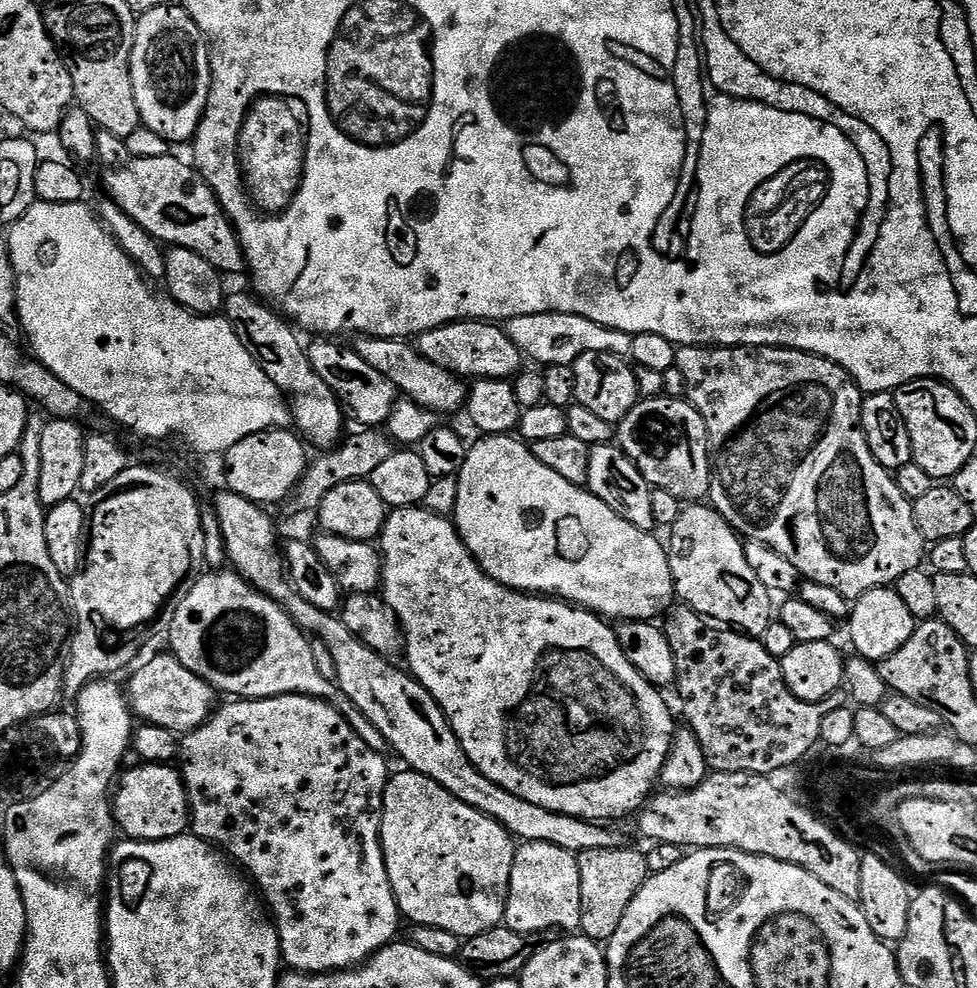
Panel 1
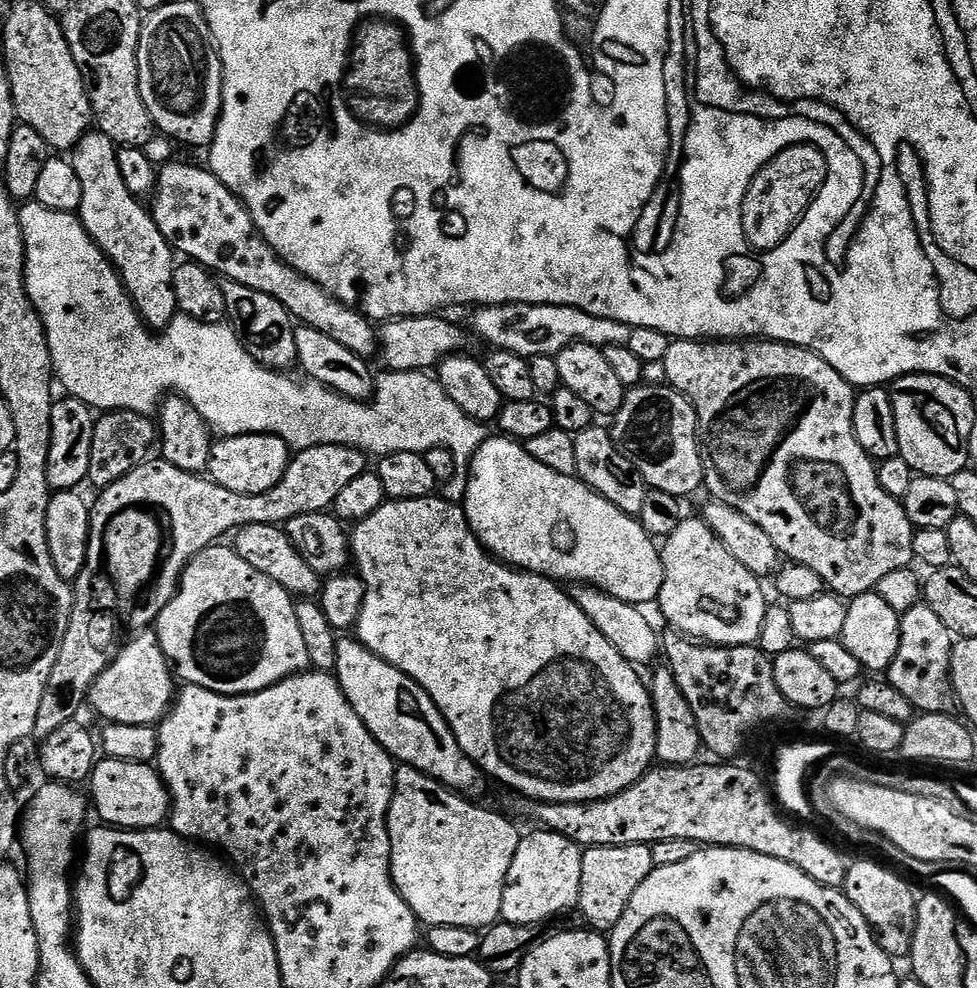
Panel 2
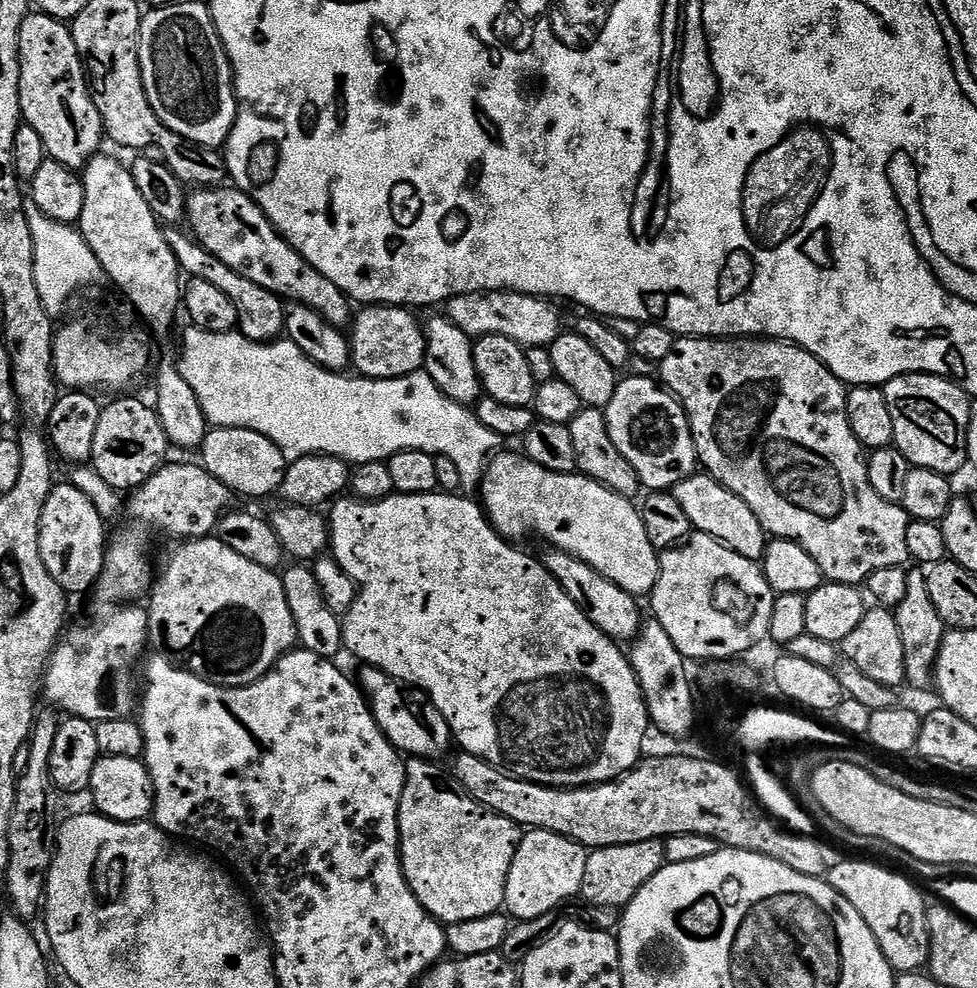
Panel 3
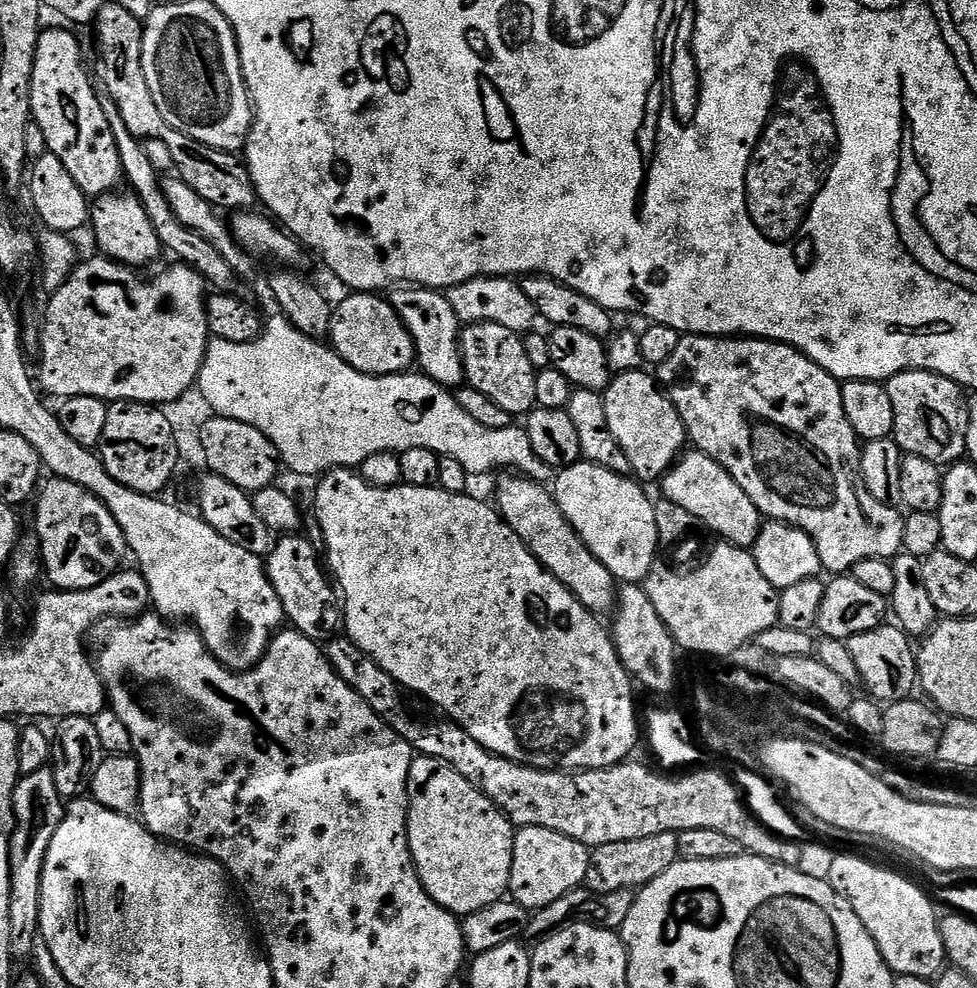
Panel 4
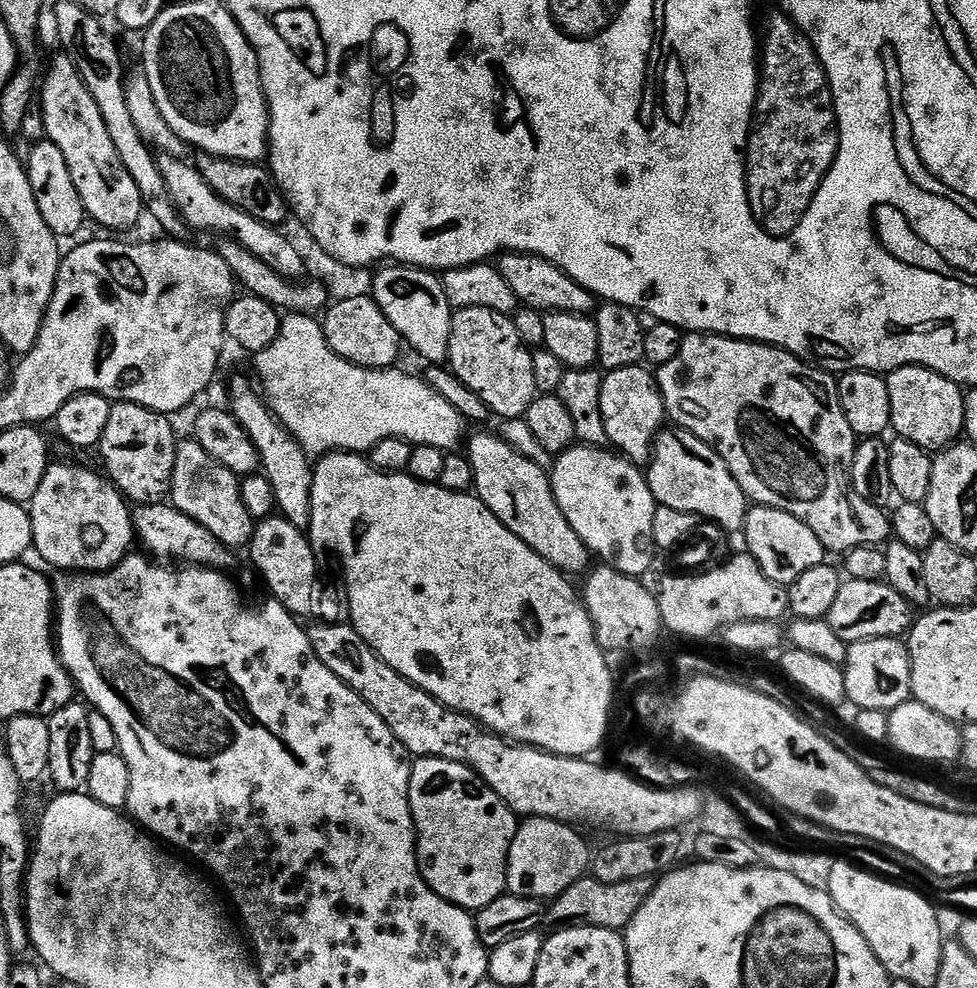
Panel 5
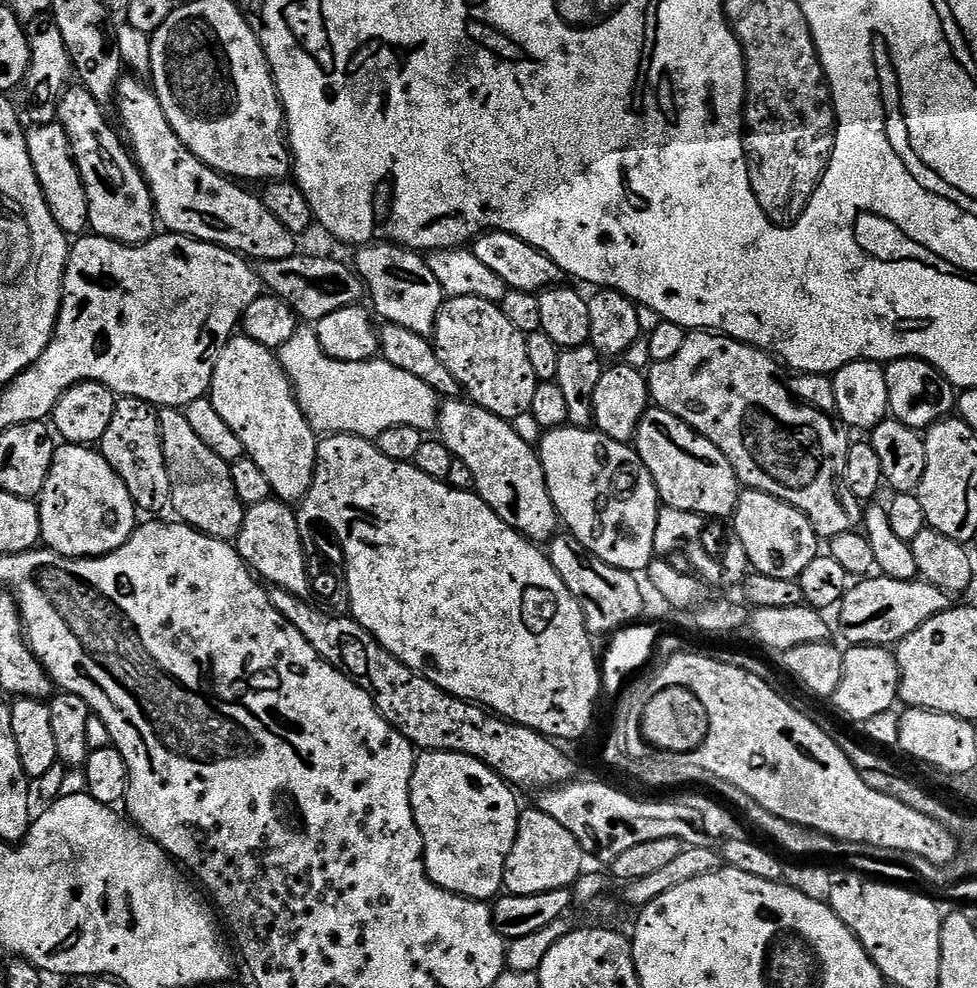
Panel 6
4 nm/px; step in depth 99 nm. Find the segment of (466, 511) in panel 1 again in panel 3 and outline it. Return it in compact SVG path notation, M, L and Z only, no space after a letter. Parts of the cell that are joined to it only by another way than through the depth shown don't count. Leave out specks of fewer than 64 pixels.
M503 452L488 461L478 489L488 521L501 536L516 538L512 536L528 536L536 531L542 539L549 540L547 543L551 547L560 548L563 552L570 553L575 560L586 562L591 568L598 570L598 574L610 578L610 582L614 582L631 596L647 597L654 590L660 573L658 549L652 545L646 534L639 507L629 497L594 482L588 476L558 474L538 466L538 462L523 454L515 456L512 452Z

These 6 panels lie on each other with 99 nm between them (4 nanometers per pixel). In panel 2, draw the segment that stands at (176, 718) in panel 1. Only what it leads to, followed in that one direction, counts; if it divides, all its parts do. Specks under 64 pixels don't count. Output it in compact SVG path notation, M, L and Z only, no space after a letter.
M145 630L135 633L95 680L88 690L88 704L101 716L101 721L109 724L156 726L167 716L177 695L174 669L164 657L155 631Z

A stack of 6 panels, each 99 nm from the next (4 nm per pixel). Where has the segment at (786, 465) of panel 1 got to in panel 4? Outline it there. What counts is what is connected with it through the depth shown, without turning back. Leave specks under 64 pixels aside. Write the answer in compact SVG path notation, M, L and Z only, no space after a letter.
M681 335L678 342L678 350L674 350L672 357L665 364L659 365L658 383L664 389L672 405L678 410L678 414L684 423L684 431L687 439L694 443L695 451L704 452L710 458L718 462L746 490L746 498L754 502L761 517L772 522L788 524L792 528L801 528L803 532L814 542L818 550L820 567L828 574L848 574L858 562L866 562L866 558L882 558L892 560L901 555L904 543L902 542L902 530L904 529L904 516L901 509L878 502L866 490L864 479L860 476L861 441L854 434L850 422L846 418L846 410L842 406L842 384L822 366L815 364L809 356L803 356L797 348L788 344L778 344L774 340L761 340L759 338L725 338L723 336L694 336Z

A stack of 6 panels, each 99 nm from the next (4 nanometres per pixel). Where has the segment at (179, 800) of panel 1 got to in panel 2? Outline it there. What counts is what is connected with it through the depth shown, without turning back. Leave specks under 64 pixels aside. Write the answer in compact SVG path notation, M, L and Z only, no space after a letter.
M104 758L93 768L91 784L90 800L94 805L95 815L97 812L104 819L101 821L105 825L121 830L147 832L150 828L161 827L169 819L172 798L168 795L164 779L152 764Z

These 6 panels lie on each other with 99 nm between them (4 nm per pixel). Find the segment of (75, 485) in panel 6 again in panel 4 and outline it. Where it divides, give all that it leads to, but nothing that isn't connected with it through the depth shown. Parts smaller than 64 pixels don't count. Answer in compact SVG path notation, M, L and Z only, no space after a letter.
M55 478L49 479L49 484L45 483L43 487L39 489L38 499L36 504L36 536L38 541L38 555L42 561L42 572L48 580L53 589L63 590L66 592L87 592L89 588L98 586L102 582L113 579L117 574L116 571L120 568L120 559L126 556L126 545L124 543L124 535L122 534L118 522L114 522L114 516L106 510L106 506L101 500L94 494L90 494L86 490L82 490L82 486L74 486L74 482L66 482L65 480L57 480Z

